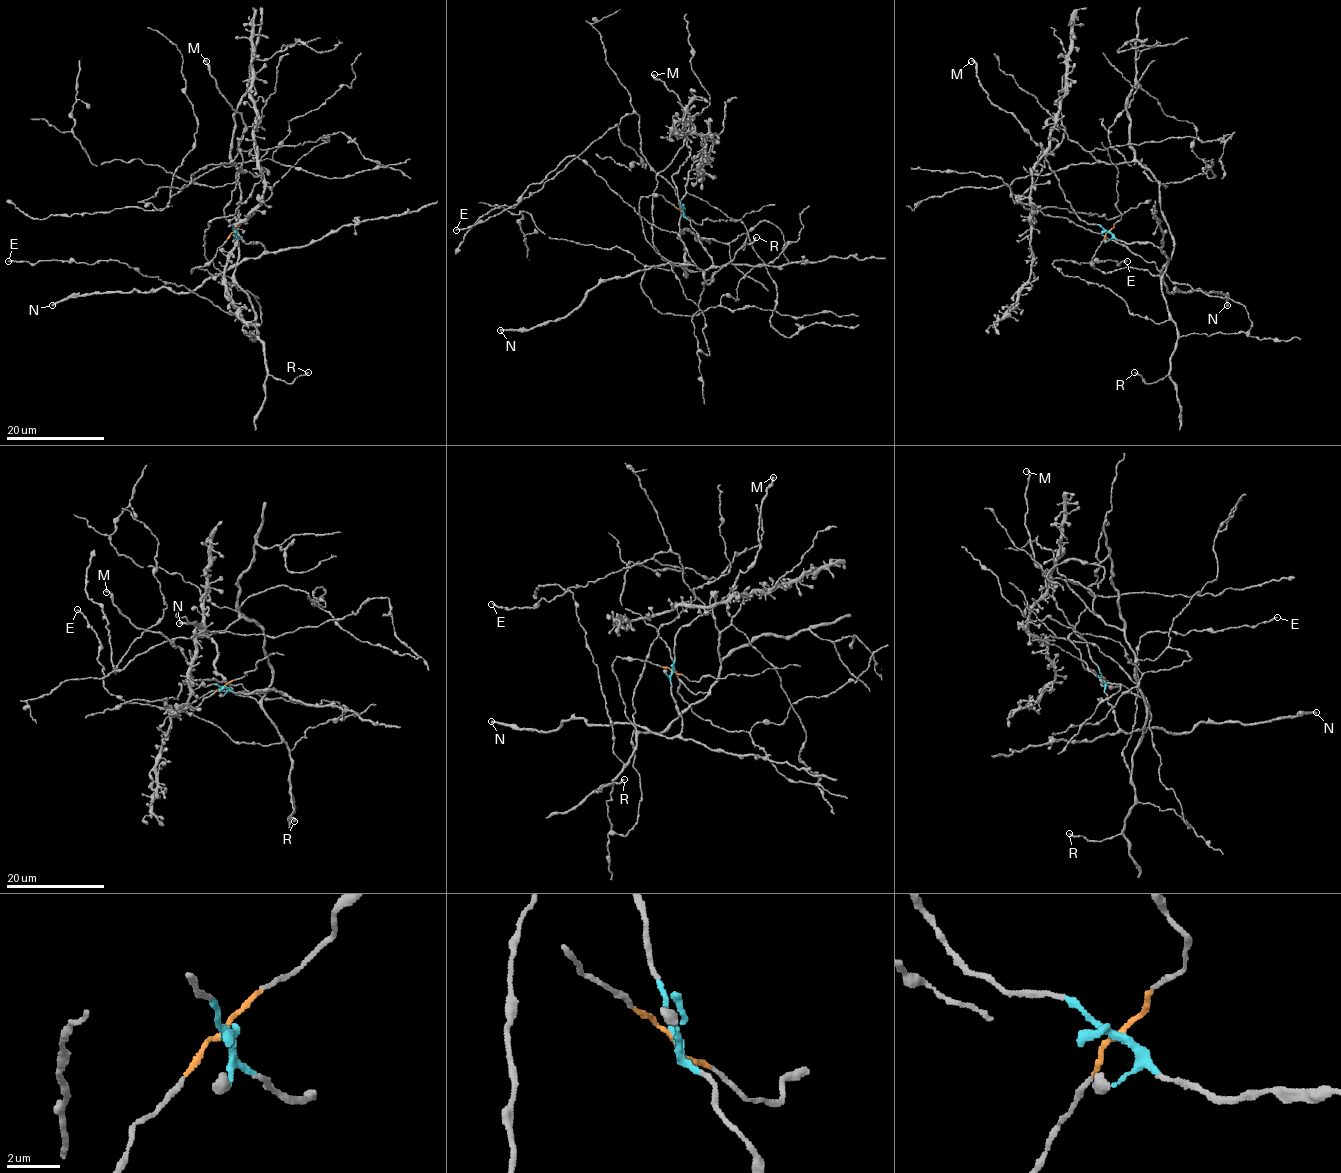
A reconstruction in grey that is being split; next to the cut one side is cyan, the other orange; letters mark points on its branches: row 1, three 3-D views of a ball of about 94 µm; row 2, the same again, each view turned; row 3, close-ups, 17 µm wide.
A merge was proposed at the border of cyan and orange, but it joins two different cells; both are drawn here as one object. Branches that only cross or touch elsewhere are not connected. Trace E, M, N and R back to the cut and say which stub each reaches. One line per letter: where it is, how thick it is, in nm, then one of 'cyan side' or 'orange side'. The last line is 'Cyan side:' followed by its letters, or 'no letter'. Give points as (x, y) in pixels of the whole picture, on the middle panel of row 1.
E: at (456, 230); 200 nm thick; orange side
M: at (654, 74); 340 nm thick; cyan side
N: at (500, 330); 360 nm thick; cyan side
R: at (756, 237); 260 nm thick; orange side
Cyan side: M, N

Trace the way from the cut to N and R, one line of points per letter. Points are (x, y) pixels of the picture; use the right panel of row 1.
N: (1109, 231), (1166, 255), (1160, 273), (1169, 292), (1219, 292), (1226, 306)
R: (1109, 231), (1092, 265), (1111, 273), (1146, 269), (1159, 276), (1176, 328), (1170, 372), (1155, 383), (1135, 372)

